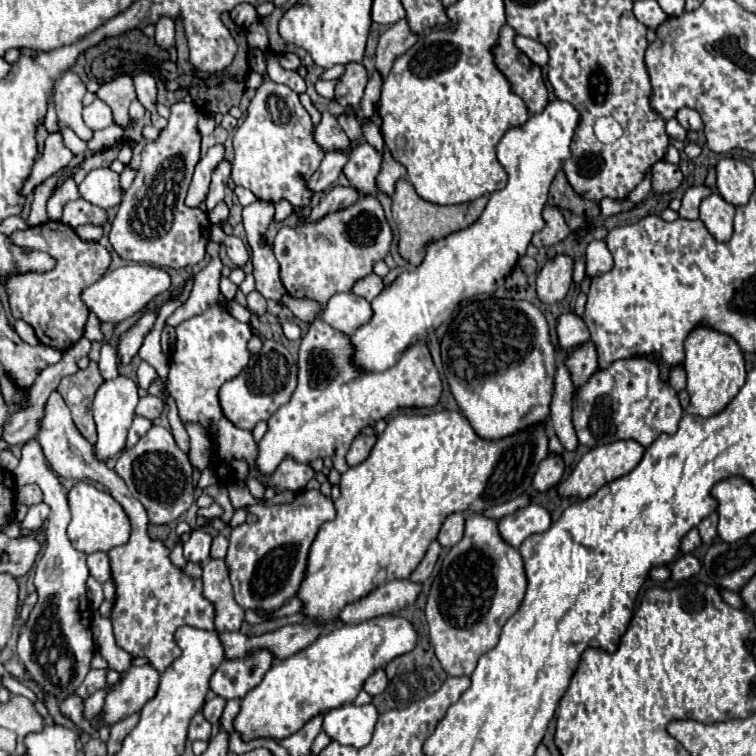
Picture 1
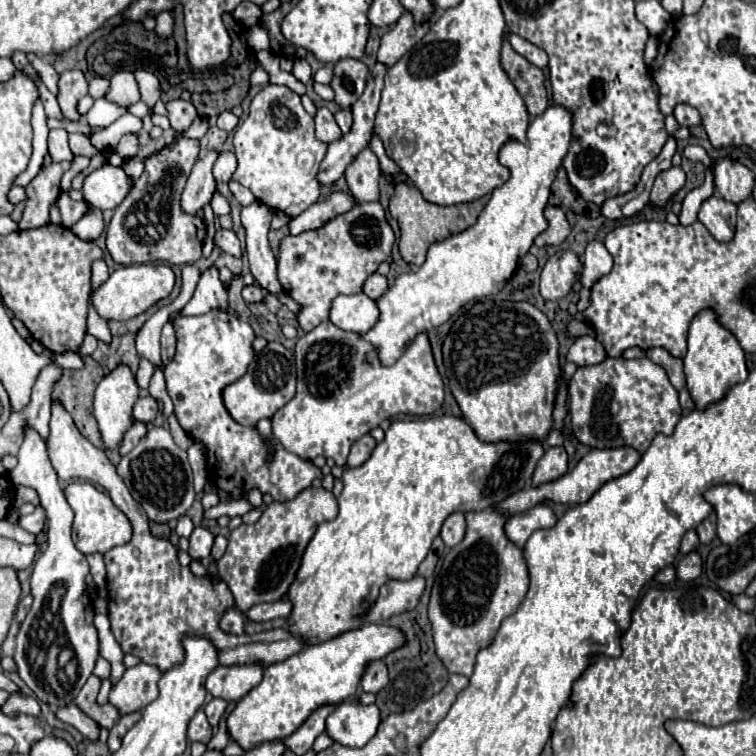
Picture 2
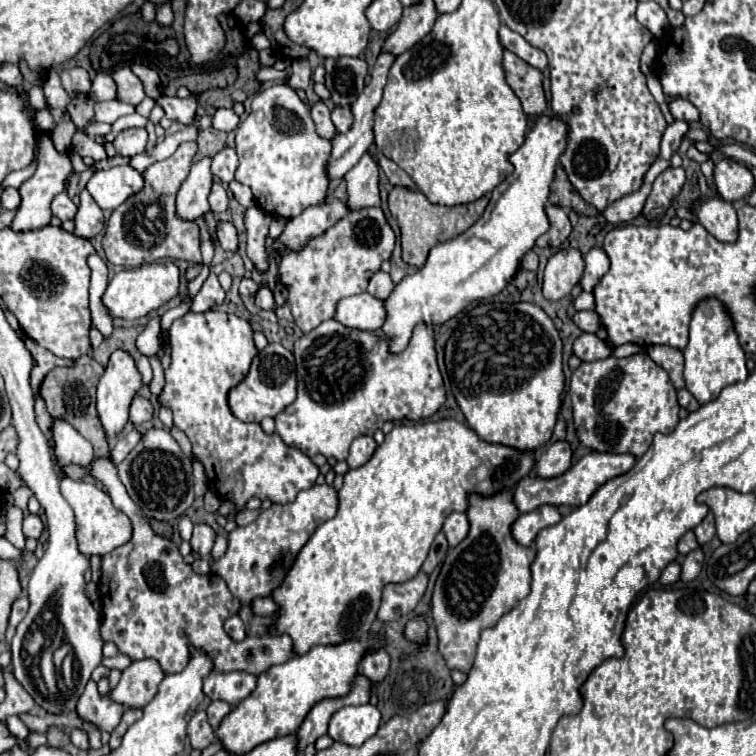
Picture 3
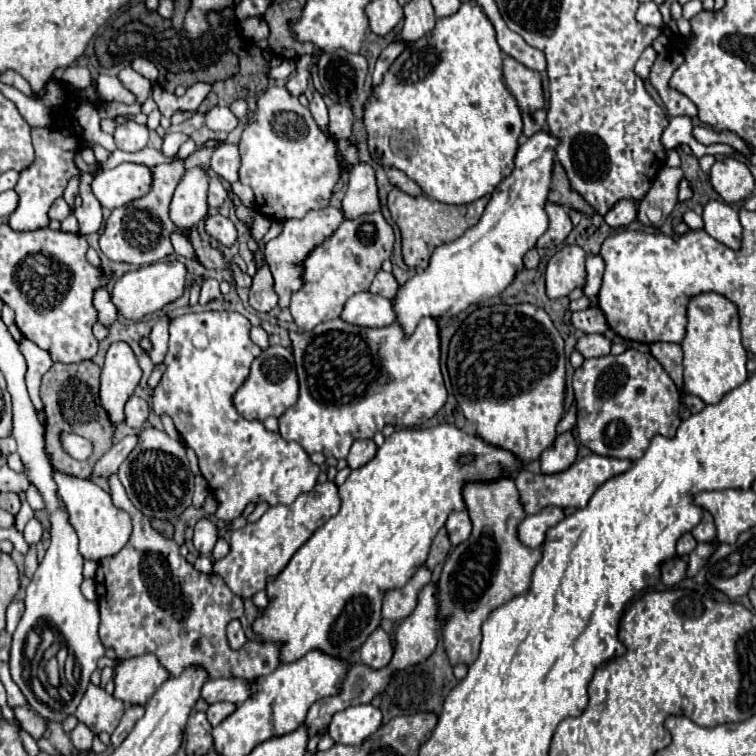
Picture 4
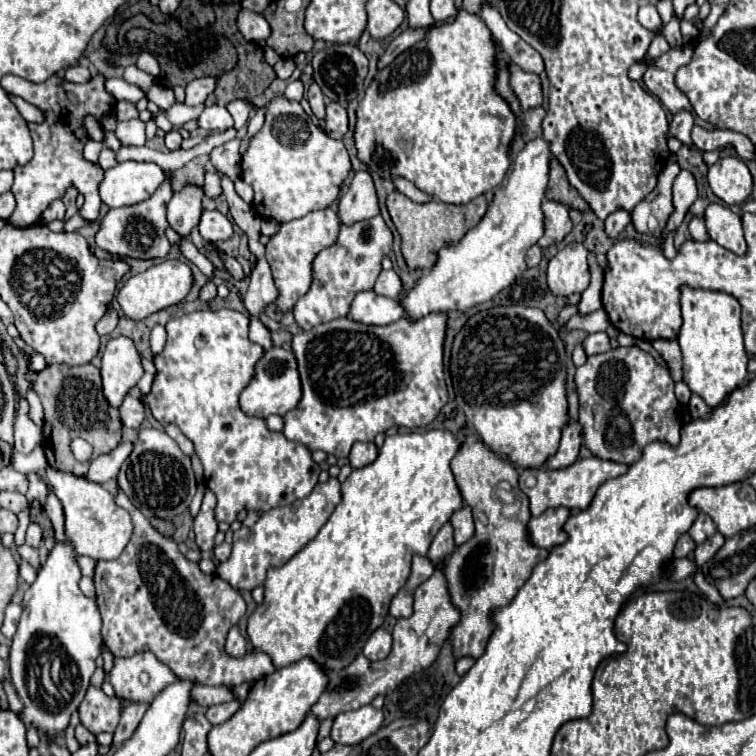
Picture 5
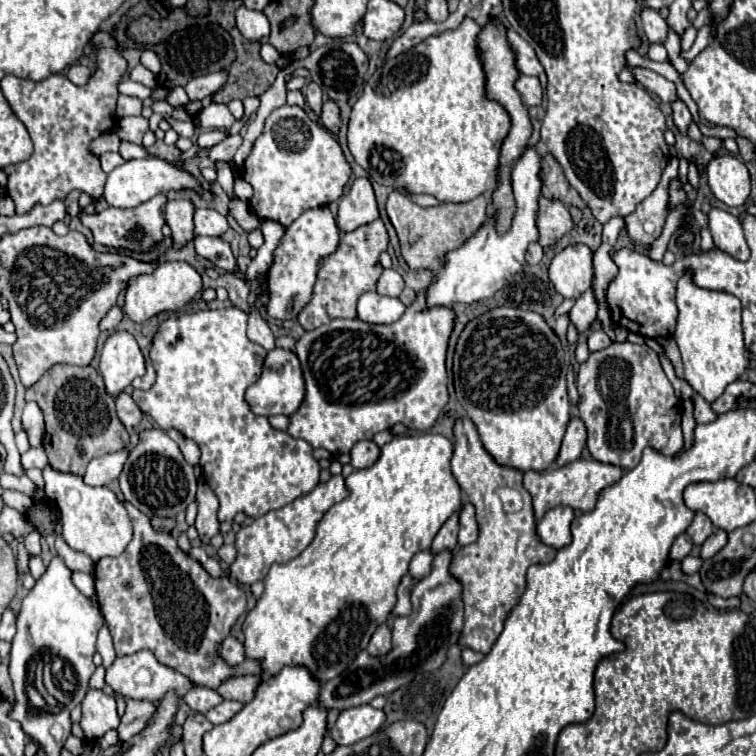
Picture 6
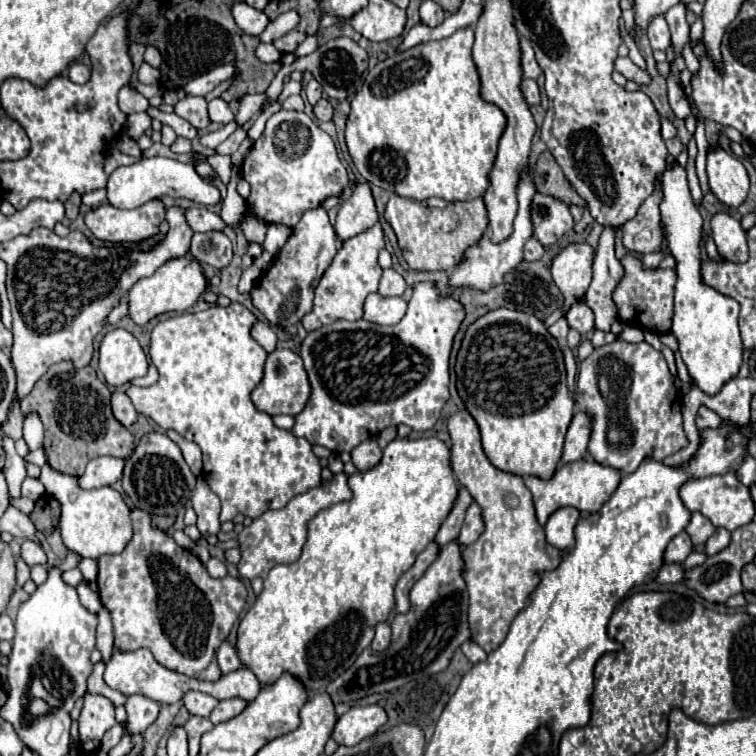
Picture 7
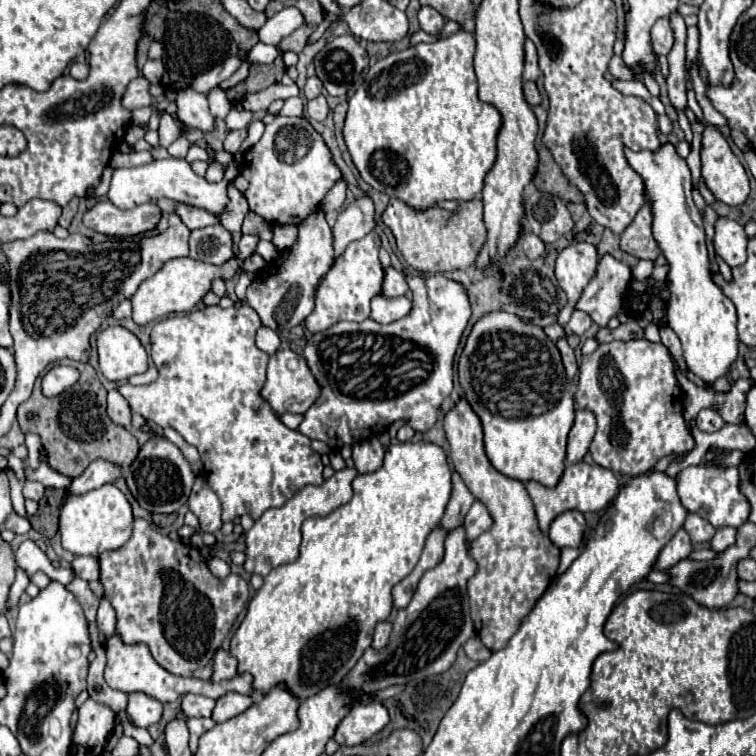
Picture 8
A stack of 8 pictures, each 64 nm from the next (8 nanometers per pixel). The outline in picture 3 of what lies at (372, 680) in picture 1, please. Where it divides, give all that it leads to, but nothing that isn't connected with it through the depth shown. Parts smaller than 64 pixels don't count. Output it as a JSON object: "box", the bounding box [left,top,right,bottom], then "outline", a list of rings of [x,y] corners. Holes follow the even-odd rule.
{"box":[360,648,390,686],"outline":[[[382,648],[380,652],[372,652],[372,654],[366,654],[362,664],[360,664],[360,670],[362,670],[362,676],[368,678],[368,682],[374,686],[378,686],[386,674],[388,674],[388,668],[390,668],[390,658],[386,654],[386,650]]]}

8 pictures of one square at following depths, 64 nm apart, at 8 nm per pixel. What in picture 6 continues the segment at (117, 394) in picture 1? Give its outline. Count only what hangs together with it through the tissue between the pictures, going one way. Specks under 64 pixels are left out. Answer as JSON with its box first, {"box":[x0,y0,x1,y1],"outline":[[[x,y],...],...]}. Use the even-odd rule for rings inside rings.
{"box":[100,332,144,398],"outline":[[[114,332],[100,356],[100,374],[106,384],[106,392],[112,398],[118,398],[118,394],[132,384],[134,378],[144,376],[144,356],[128,332]]]}

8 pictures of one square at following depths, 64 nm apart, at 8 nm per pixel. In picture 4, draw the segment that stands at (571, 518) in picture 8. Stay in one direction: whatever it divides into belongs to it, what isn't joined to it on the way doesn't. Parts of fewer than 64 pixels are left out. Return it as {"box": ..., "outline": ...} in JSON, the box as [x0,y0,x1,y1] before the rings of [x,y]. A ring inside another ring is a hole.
{"box":[518,506,564,548],"outline":[[[546,506],[538,514],[526,516],[518,524],[520,542],[524,542],[528,548],[538,548],[540,540],[544,540],[544,532],[552,528],[552,524],[558,524],[562,518],[564,518],[564,512],[562,508],[556,508],[556,506]]]}

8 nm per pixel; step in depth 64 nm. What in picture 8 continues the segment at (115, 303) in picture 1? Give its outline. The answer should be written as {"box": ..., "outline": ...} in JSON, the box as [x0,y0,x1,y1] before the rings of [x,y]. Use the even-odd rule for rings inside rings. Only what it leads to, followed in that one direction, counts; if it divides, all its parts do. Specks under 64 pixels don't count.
{"box":[130,234,258,326],"outline":[[[244,234],[240,244],[238,244],[238,254],[228,260],[228,264],[222,264],[220,268],[216,268],[214,264],[204,264],[200,260],[192,260],[192,258],[174,258],[174,260],[168,260],[152,278],[144,280],[138,290],[134,292],[134,296],[130,298],[132,300],[132,320],[140,326],[160,318],[160,316],[166,316],[166,314],[172,314],[172,312],[190,312],[202,298],[206,292],[210,292],[210,286],[212,286],[212,280],[214,278],[230,278],[234,276],[236,268],[244,262],[244,258],[250,258],[254,248],[258,244],[258,238],[256,236],[250,236],[250,234]]]}

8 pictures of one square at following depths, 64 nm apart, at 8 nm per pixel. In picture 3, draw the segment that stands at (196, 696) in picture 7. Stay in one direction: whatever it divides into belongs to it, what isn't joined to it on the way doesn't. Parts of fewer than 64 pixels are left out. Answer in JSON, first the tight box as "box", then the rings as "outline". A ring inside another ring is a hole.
{"box":[204,670,258,706],"outline":[[[212,670],[210,676],[204,680],[204,694],[210,696],[210,700],[224,700],[236,706],[256,688],[256,682],[258,682],[258,676],[250,672]]]}

